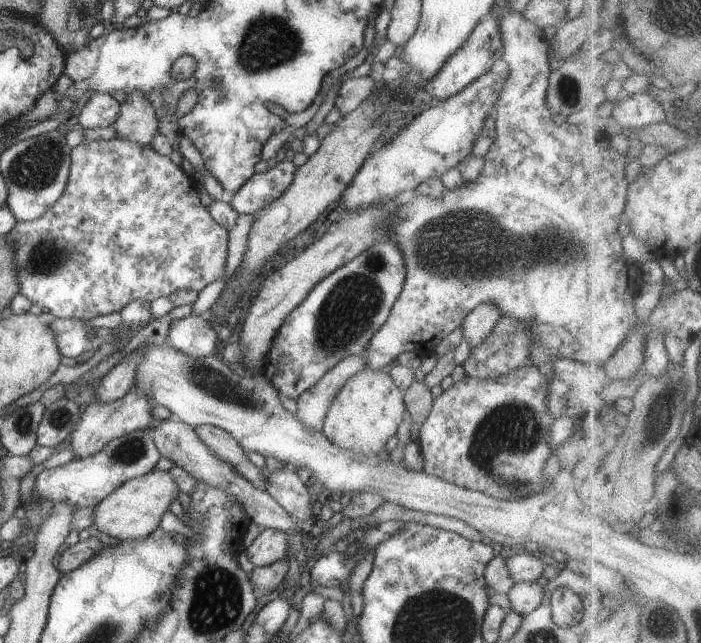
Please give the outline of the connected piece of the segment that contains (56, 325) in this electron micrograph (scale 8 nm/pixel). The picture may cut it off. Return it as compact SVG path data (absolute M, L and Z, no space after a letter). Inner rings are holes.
M56 319L49 324L55 334L58 350L63 357L79 357L82 354L89 355L94 342L87 336L92 327L85 326L85 322L78 319Z

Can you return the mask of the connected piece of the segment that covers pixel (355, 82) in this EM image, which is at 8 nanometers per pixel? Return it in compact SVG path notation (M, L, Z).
M372 74L349 78L337 90L334 105L342 111L342 116L351 113L361 102L371 96L379 83Z

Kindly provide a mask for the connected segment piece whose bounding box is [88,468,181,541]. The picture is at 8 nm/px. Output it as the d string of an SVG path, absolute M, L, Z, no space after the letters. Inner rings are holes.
M154 469L148 474L127 480L112 494L109 494L95 506L94 520L89 526L92 536L100 530L112 538L123 541L124 539L144 538L152 535L158 528L162 516L168 512L170 504L178 499L180 488L169 471Z

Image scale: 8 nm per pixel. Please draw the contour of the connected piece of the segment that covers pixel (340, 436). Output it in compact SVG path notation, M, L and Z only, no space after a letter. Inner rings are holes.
M362 369L353 374L328 407L323 430L324 436L341 449L378 455L392 436L396 436L400 422L408 415L403 393L387 370Z

